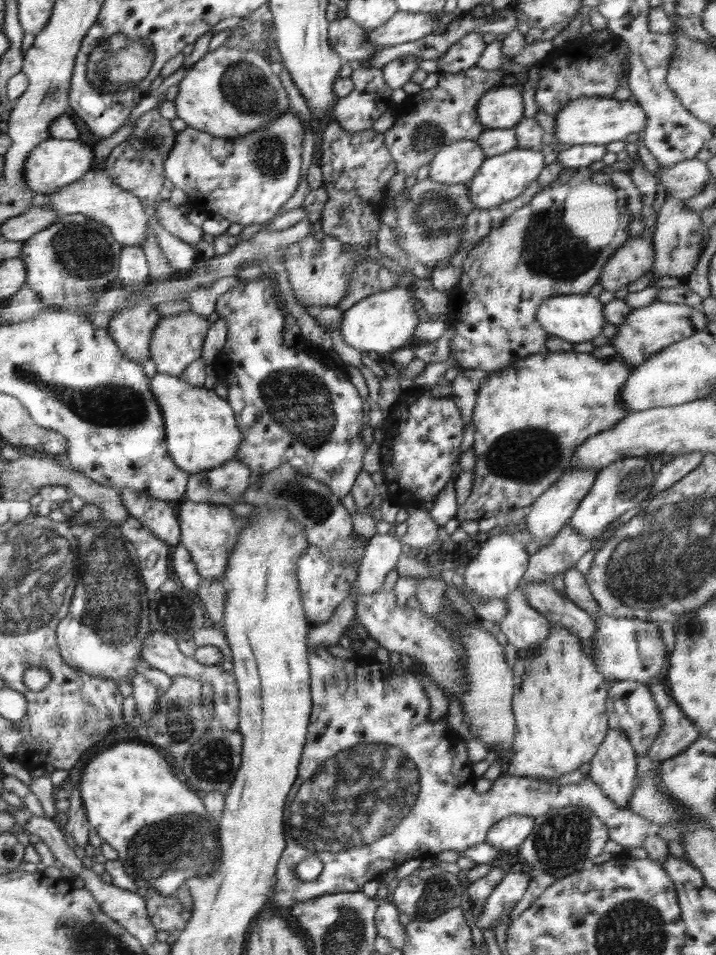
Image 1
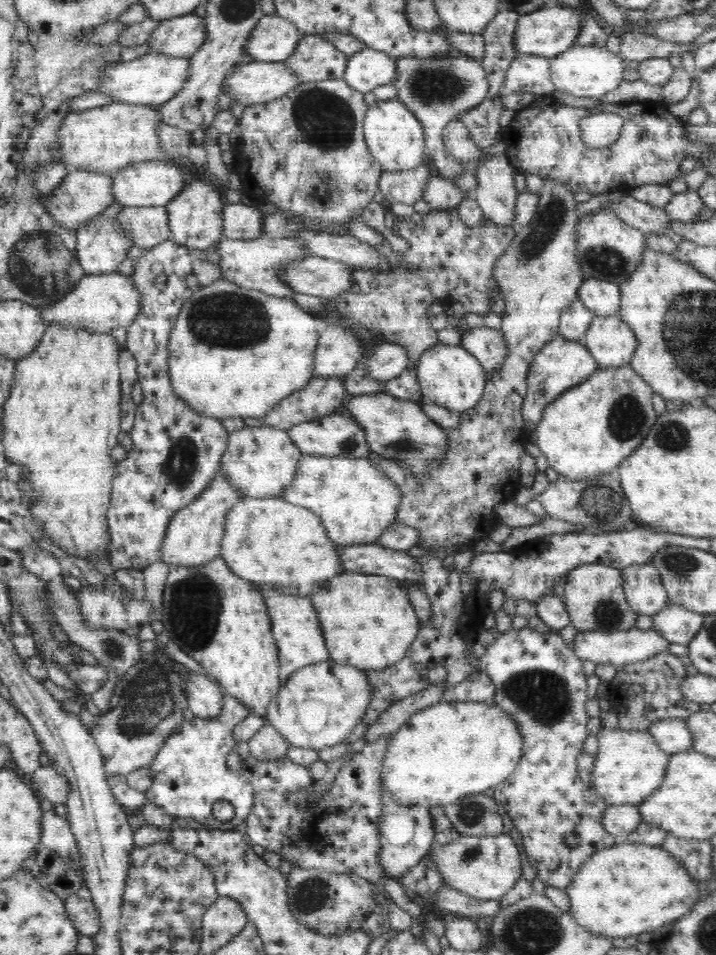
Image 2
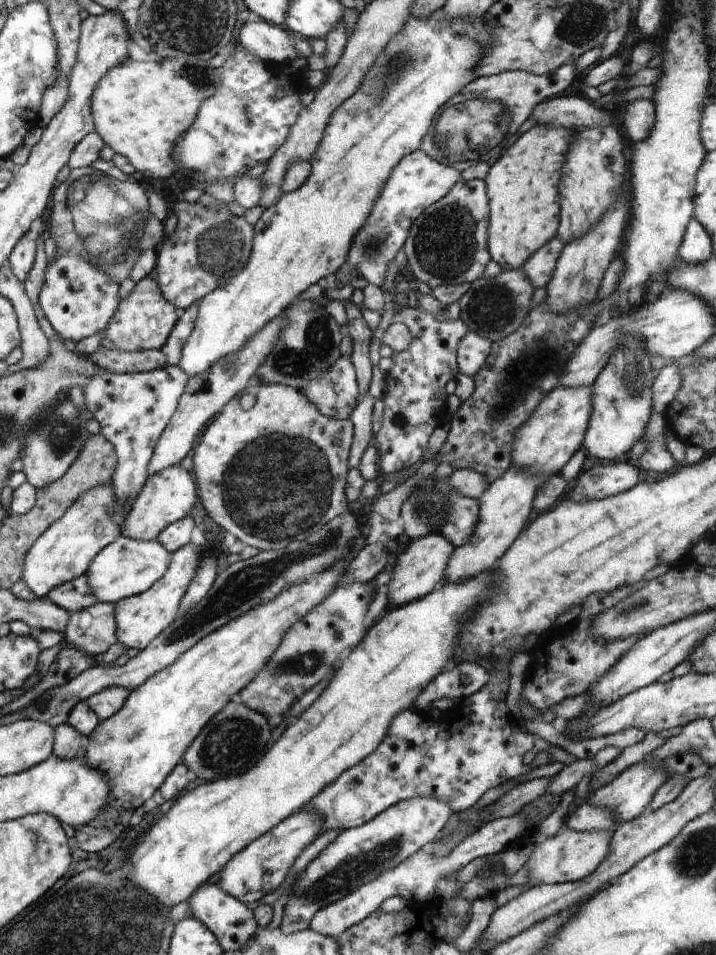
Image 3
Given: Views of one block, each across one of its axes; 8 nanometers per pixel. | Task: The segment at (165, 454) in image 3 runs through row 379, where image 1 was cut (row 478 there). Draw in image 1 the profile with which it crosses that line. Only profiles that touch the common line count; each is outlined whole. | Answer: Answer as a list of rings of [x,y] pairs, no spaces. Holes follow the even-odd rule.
[[[229,461],[222,467],[190,477],[183,499],[195,503],[234,505],[253,480],[251,469],[246,464]]]

